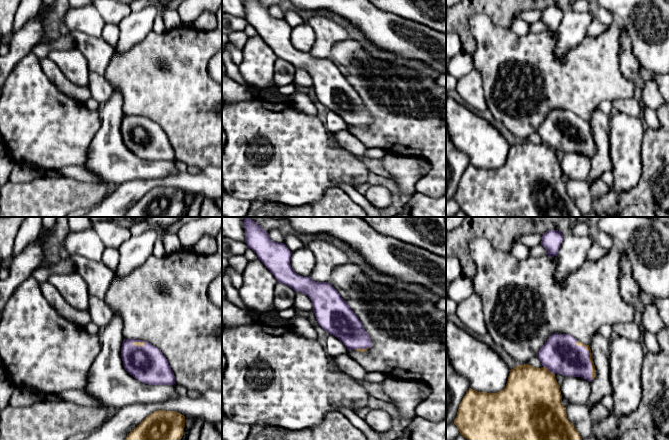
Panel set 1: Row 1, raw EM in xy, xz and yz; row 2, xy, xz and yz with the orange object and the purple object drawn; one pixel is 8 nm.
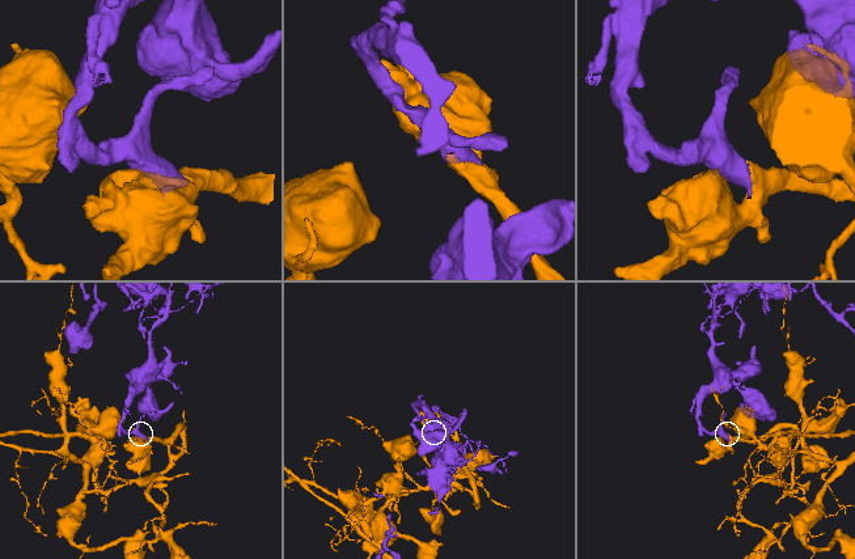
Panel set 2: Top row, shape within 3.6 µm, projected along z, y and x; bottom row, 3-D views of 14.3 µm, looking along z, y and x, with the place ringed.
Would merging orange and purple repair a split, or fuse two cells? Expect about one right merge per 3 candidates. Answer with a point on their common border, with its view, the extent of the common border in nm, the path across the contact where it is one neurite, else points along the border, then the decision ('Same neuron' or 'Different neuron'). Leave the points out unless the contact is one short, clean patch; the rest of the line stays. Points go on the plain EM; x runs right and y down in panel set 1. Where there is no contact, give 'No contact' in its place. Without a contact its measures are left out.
Touches orange at yz (590, 133). Shared border 340 nm. Different neuron

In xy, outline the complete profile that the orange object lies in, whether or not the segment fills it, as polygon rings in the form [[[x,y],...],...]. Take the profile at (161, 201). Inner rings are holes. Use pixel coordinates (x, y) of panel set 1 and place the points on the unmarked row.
[[[166,186],[149,190],[125,217],[179,217],[184,209],[185,192]]]

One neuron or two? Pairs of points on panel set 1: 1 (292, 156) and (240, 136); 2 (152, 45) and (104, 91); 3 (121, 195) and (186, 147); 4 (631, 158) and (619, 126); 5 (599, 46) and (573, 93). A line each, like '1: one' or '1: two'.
1: one
2: two
3: two
4: one
5: one

